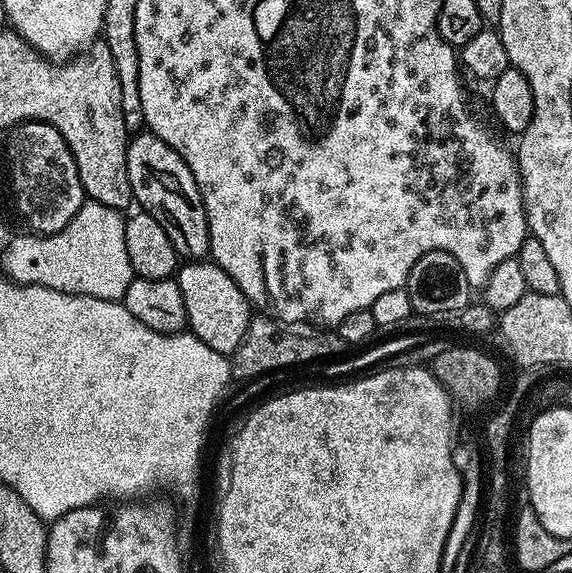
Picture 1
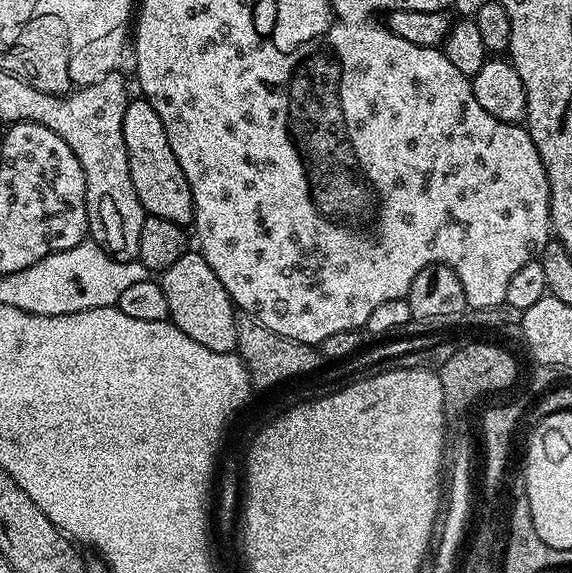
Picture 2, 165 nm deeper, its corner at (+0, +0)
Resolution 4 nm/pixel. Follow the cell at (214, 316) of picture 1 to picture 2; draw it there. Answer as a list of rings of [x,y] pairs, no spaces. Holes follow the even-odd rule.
[[[199,251],[184,252],[182,258],[162,274],[162,283],[171,323],[182,330],[182,334],[194,338],[194,342],[206,346],[206,350],[231,352],[235,349],[237,309],[222,282],[218,282],[218,274],[210,270],[210,262],[206,262]]]

